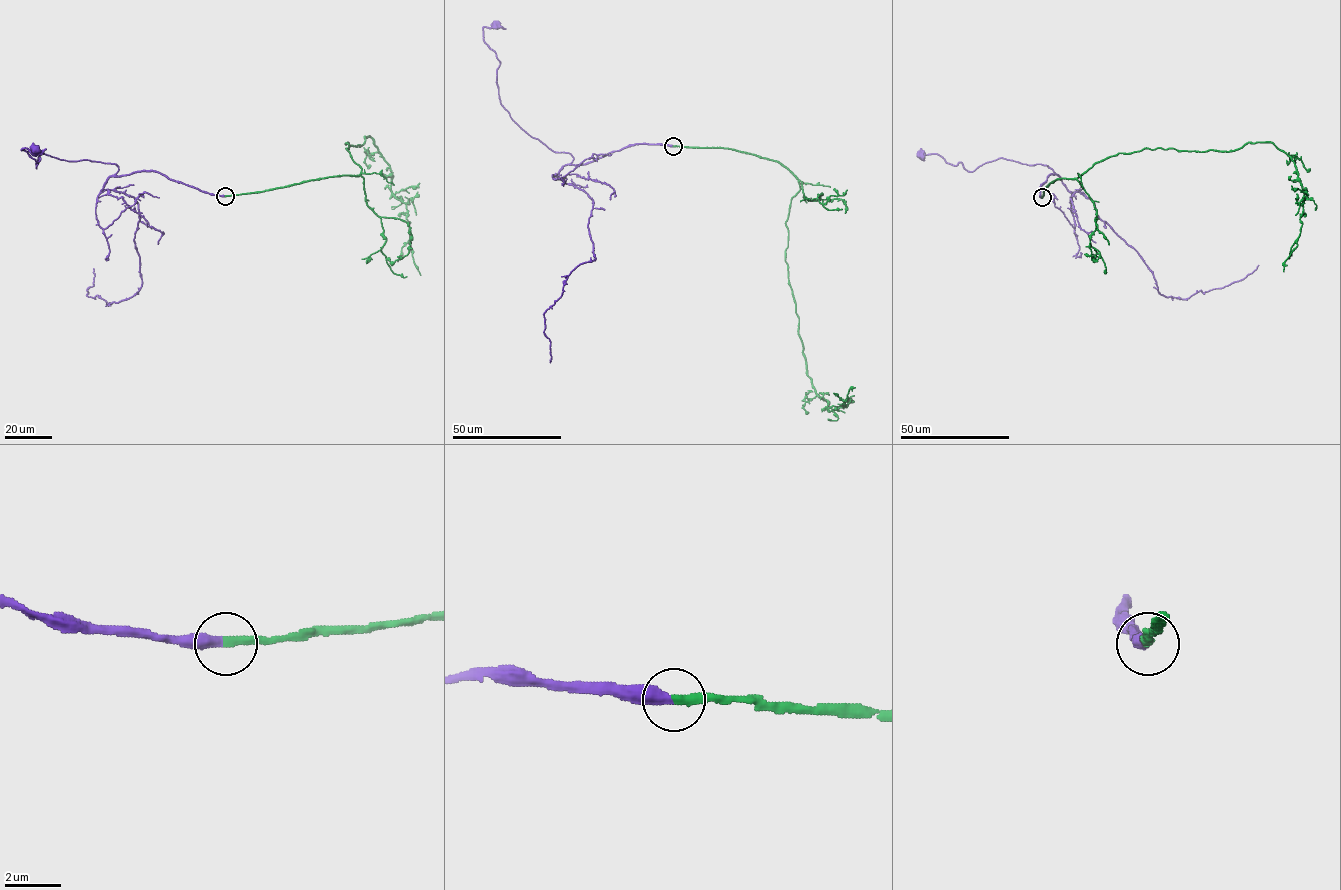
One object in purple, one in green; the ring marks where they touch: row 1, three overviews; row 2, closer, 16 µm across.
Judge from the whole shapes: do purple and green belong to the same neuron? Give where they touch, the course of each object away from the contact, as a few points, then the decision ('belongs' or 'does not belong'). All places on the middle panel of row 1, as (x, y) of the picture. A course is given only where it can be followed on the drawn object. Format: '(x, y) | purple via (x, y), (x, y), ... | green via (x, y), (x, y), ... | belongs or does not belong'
(673, 146) | purple via (673, 146), (574, 165), (531, 137), (501, 104), (500, 62), (483, 39), (495, 24) | green via (673, 146), (756, 154), (798, 180), (785, 261), (806, 374), (828, 408), (844, 406), (855, 387) | belongs

